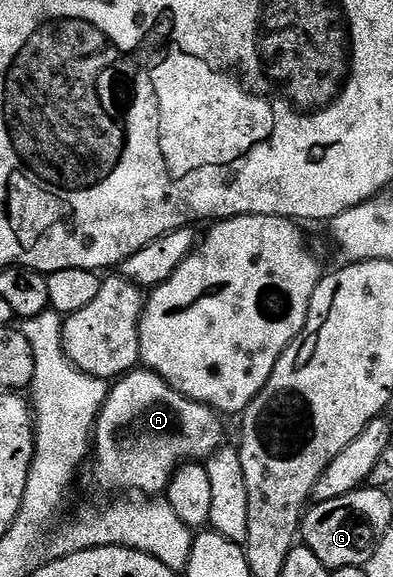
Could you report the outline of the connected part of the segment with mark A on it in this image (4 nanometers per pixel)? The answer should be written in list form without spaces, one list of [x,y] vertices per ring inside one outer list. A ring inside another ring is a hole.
[[[135,370],[115,379],[107,391],[102,409],[98,411],[98,423],[92,437],[92,459],[88,472],[110,494],[162,494],[170,485],[174,471],[183,462],[205,462],[224,444],[222,439],[223,417],[207,404],[190,400],[184,394],[172,390],[164,378],[149,370]]]

